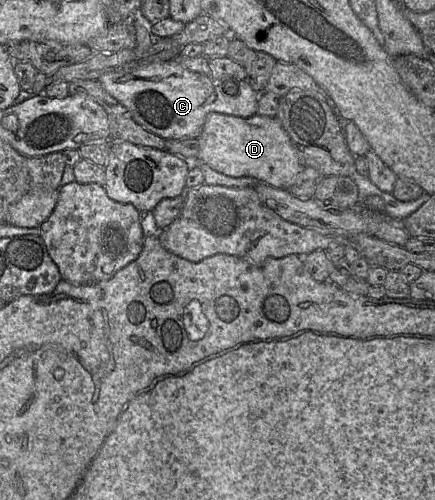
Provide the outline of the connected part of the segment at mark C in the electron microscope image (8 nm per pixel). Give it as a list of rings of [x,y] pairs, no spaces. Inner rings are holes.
[[[175,59],[132,62],[103,72],[98,80],[106,92],[127,108],[139,125],[164,140],[198,138],[211,112],[251,117],[257,113],[260,94],[243,79],[239,81],[237,94],[228,95],[210,76],[189,71]]]

